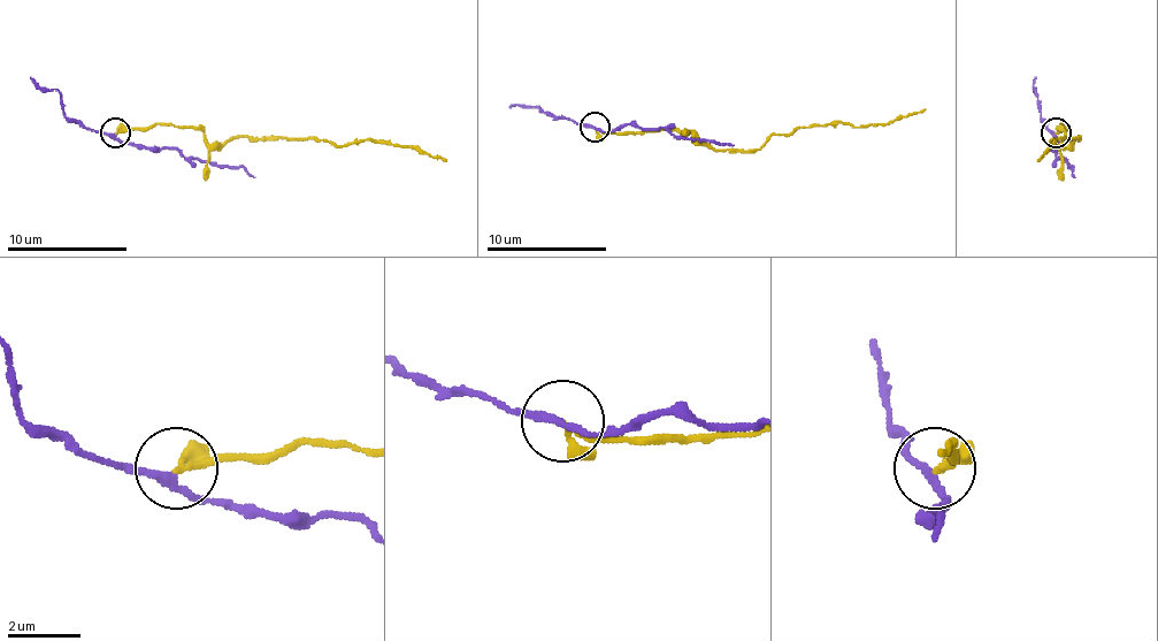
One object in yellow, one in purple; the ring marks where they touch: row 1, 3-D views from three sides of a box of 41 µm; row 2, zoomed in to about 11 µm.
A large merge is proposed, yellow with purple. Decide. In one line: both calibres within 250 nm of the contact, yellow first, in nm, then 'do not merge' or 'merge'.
150/200 nm | do not merge

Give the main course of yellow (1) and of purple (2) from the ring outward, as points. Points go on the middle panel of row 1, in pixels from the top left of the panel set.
1: (593, 128), (606, 134), (674, 130), (713, 149), (756, 152), (773, 134), (818, 124), (866, 128), (926, 109)
2: (593, 128), (606, 130), (638, 124), (662, 128), (677, 137), (734, 145)

